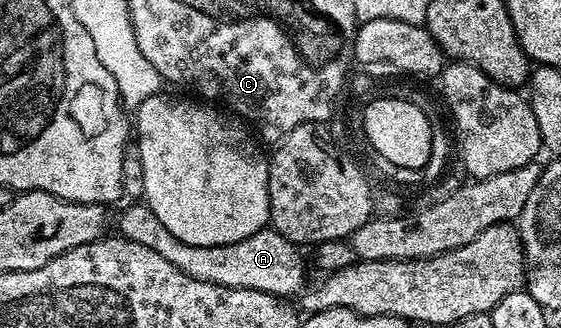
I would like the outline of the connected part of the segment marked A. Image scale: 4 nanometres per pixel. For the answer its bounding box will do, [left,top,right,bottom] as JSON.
[117,203,306,299]

